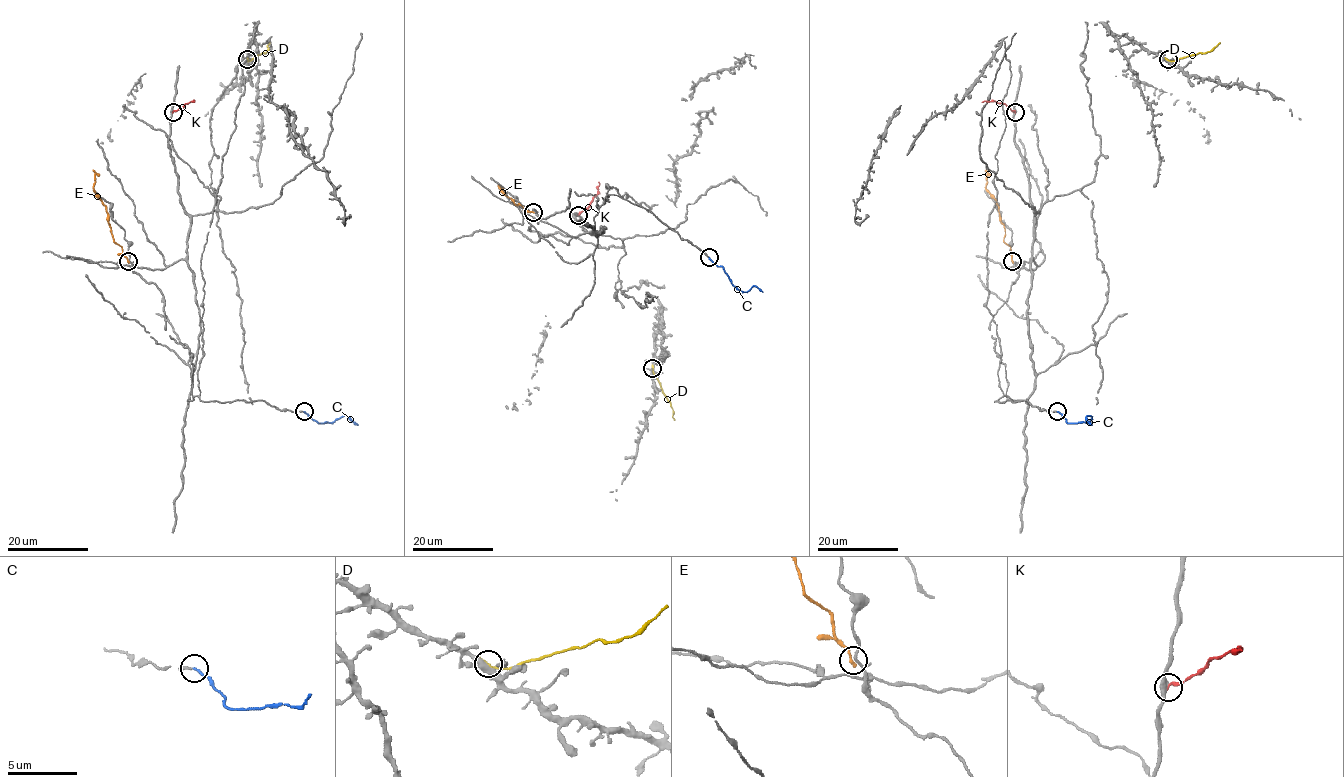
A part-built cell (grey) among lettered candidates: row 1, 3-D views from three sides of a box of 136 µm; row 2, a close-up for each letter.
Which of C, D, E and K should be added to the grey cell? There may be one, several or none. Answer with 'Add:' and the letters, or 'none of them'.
Add: C

